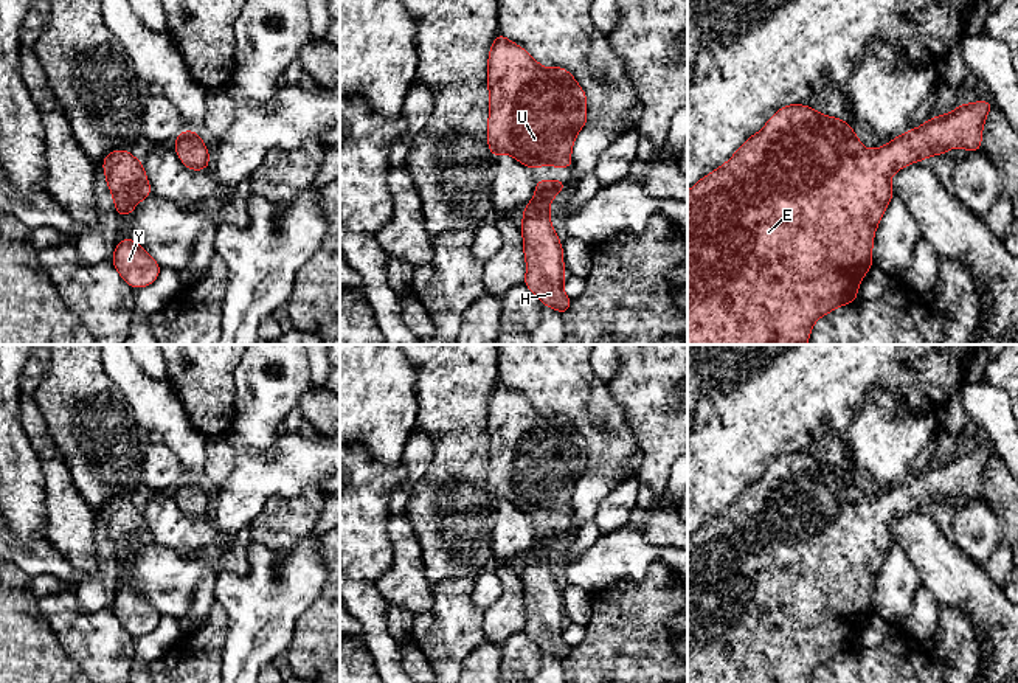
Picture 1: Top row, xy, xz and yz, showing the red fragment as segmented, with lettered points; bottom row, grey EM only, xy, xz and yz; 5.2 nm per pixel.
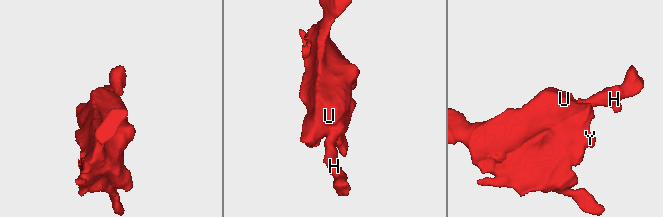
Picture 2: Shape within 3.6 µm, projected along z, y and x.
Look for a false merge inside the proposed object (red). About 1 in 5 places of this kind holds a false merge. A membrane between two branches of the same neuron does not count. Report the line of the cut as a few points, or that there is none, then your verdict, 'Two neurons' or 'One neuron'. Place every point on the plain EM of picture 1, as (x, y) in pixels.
No split. One neuron

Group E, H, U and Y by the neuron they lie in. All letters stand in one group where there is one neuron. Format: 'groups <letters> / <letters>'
groups E H U Y

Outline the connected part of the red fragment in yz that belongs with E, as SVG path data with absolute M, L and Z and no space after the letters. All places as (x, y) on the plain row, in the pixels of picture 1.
M992 449L964 450L950 461L930 466L920 475L908 477L905 483L894 484L885 495L872 495L871 498L863 495L849 470L818 461L810 453L788 452L774 459L764 477L751 483L725 512L700 526L687 539L687 683L810 683L819 664L843 652L858 649L857 636L866 619L874 615L874 581L894 545L891 523L917 508L944 503L948 497L964 495L971 501L979 500L982 473L993 453Z

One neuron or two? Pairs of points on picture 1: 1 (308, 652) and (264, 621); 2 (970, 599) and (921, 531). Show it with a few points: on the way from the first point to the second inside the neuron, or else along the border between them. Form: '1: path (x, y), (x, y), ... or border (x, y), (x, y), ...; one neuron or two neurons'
1: border (306, 607), (295, 623), (294, 638), (284, 654); two neurons
2: path (956, 582), (928, 548); one neuron

